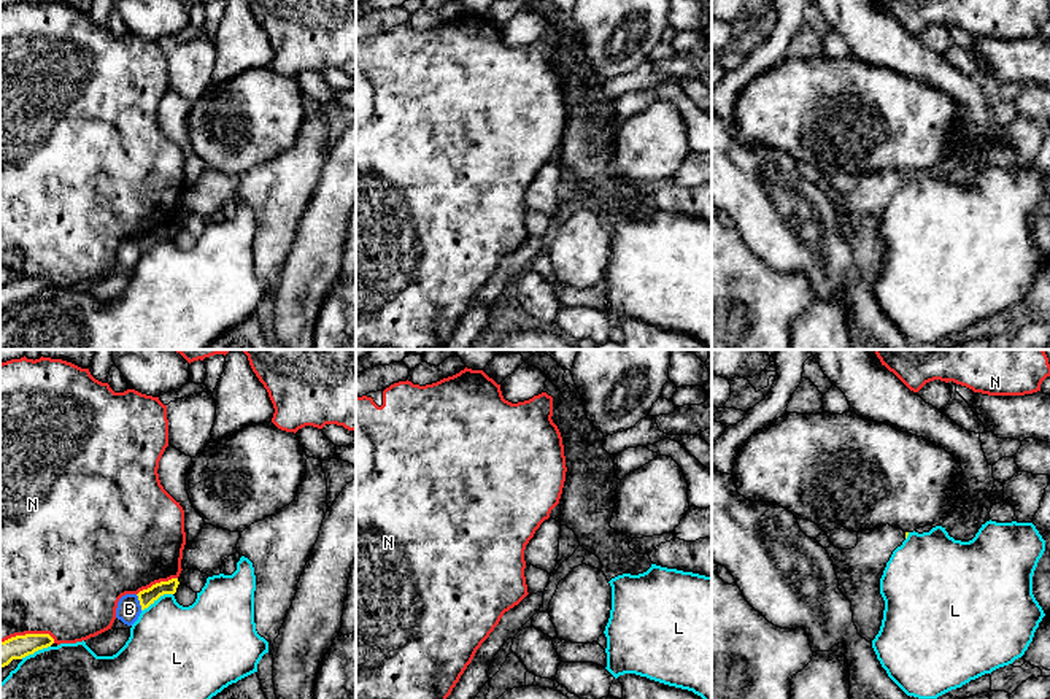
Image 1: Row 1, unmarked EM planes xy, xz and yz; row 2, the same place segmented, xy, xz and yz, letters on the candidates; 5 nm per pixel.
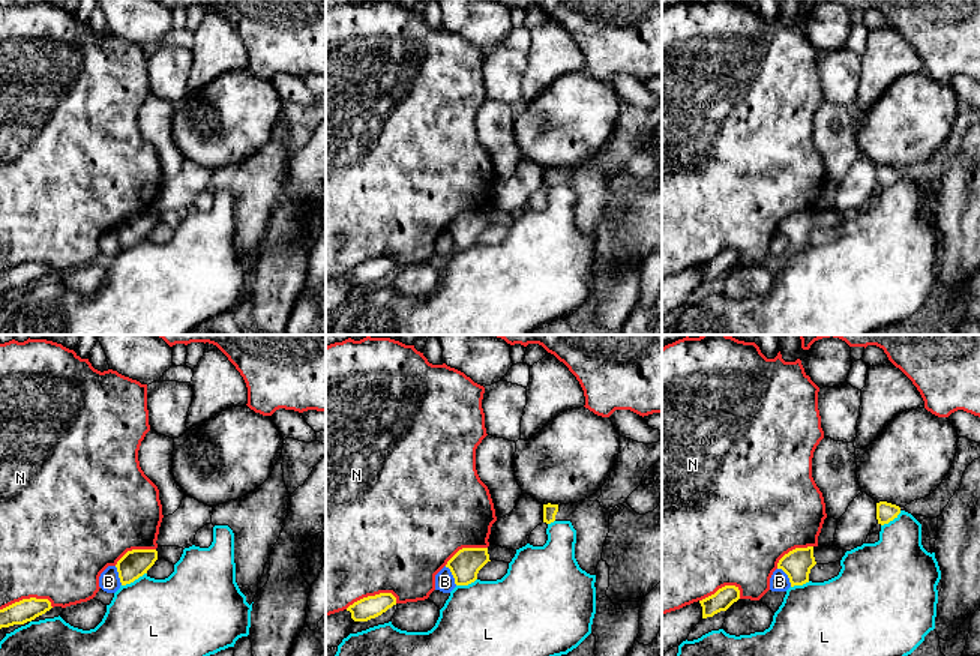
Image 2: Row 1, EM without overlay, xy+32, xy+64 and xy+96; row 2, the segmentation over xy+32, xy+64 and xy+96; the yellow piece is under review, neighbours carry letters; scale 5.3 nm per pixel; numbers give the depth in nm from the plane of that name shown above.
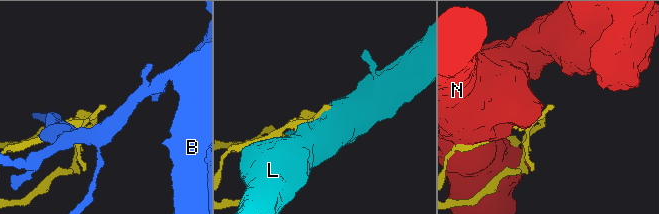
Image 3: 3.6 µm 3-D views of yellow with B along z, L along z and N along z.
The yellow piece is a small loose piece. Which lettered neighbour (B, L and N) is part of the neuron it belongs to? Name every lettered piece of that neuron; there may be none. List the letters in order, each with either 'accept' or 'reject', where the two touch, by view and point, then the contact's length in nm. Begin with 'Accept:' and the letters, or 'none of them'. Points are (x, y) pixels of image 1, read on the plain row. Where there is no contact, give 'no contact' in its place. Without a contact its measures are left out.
Accept: none of them
B: reject | xy (140, 247) | 90 nm
L: reject | xy (156, 243) | 180 nm
N: reject | xy (27, 278) | 280 nm

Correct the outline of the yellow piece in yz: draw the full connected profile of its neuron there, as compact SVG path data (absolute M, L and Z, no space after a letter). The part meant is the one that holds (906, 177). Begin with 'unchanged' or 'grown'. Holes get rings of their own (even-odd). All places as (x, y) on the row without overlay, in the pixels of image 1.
grown | M890 168L858 176L851 194L826 192L839 234L851 246L853 267L858 278L872 288L880 275L885 245L880 238L880 222L893 195L902 189L909 176Z

